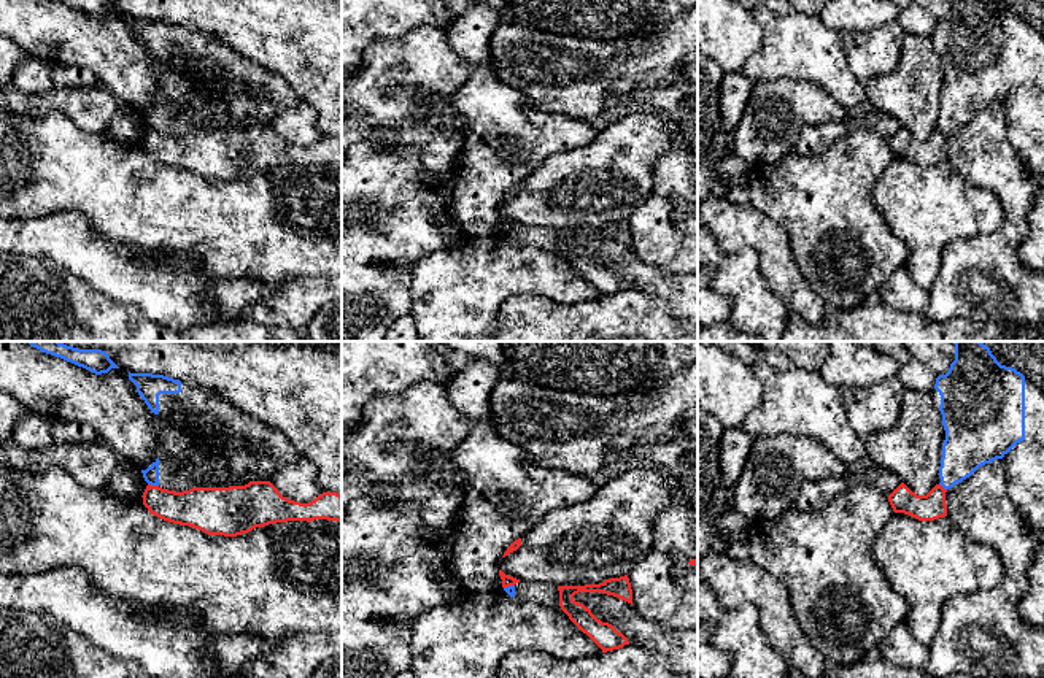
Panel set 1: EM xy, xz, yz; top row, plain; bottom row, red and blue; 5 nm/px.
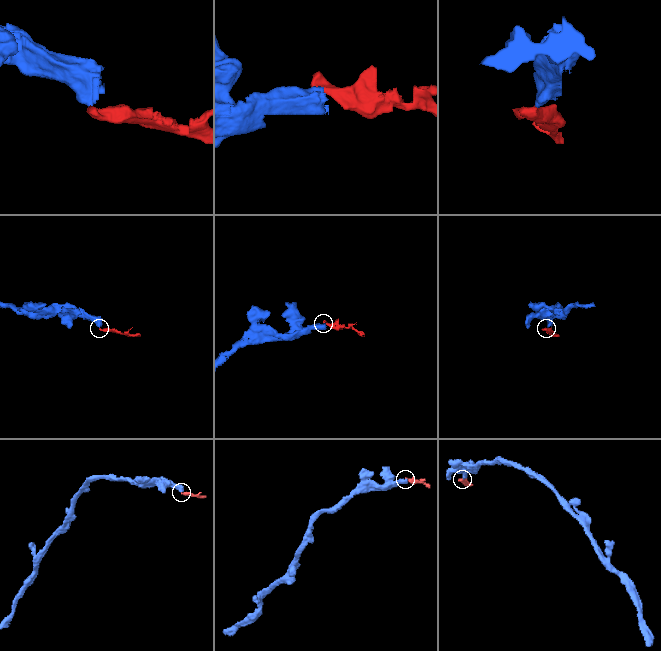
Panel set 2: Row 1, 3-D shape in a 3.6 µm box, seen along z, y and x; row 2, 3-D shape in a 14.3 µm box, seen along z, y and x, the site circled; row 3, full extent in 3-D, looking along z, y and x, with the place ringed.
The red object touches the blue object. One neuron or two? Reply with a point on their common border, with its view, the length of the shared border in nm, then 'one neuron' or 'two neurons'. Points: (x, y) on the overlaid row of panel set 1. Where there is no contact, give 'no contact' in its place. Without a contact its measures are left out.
xy (153, 486) | 60 nm | two neurons

